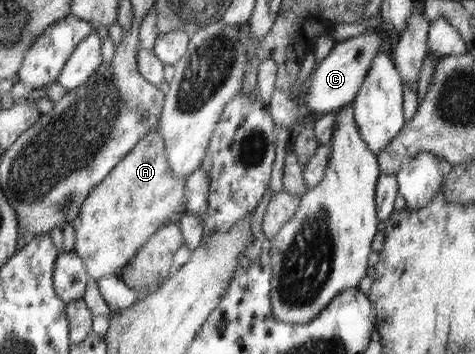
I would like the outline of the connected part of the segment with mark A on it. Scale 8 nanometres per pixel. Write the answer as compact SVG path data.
M149 130L134 149L110 171L108 177L99 186L93 188L83 203L80 214L74 219L72 226L76 238L73 250L86 261L87 274L95 279L95 282L123 271L129 265L131 258L150 241L152 235L169 224L168 217L176 211L182 213L186 211L185 181L187 177L174 176L166 151L162 133Z

